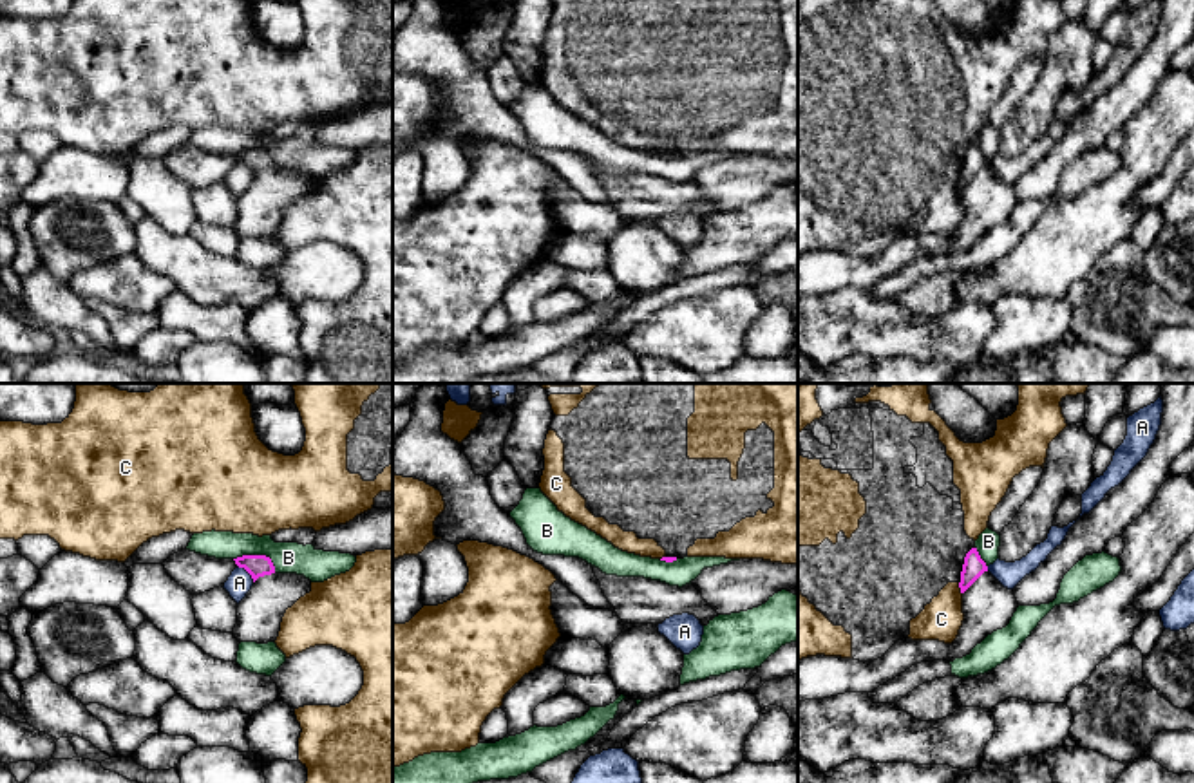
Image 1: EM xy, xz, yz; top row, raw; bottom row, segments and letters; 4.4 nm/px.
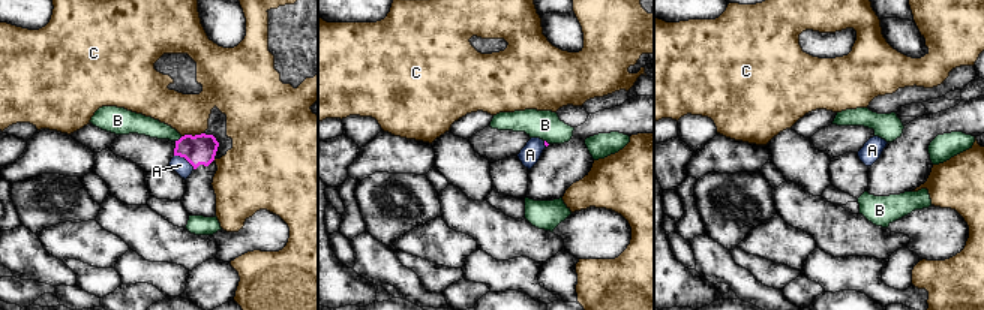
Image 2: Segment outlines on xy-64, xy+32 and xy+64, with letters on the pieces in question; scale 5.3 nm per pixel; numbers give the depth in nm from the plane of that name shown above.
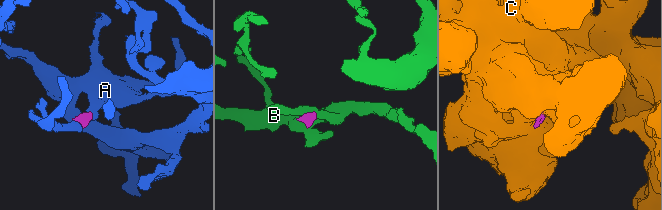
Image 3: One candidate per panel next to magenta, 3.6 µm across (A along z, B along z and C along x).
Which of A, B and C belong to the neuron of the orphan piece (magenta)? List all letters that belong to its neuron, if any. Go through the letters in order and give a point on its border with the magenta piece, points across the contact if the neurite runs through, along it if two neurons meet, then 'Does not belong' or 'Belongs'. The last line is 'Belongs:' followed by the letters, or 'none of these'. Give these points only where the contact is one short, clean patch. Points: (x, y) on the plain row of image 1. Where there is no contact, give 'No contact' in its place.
A: Touches magenta at xy (246, 165). Boundary: xy (237, 160), (254, 176). Does not belong
B: Touches magenta at xy (259, 150). Path across: xy (257, 161), (259, 150), (288, 152). Belongs
C: Touches magenta at yz (959, 181). Boundary: yz (957, 178), (961, 188). Does not belong
Belongs: B

